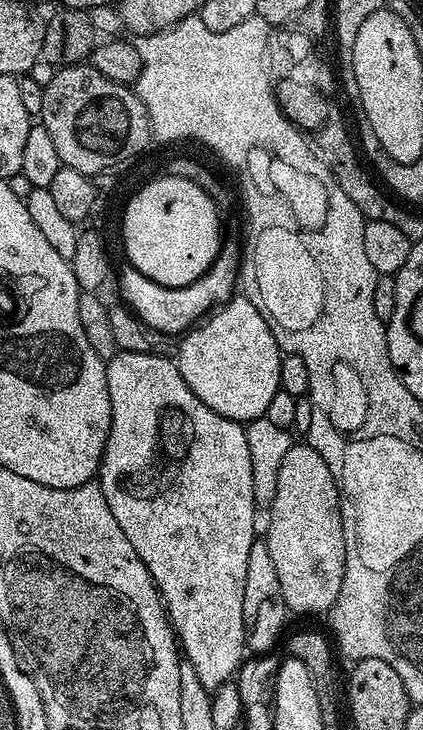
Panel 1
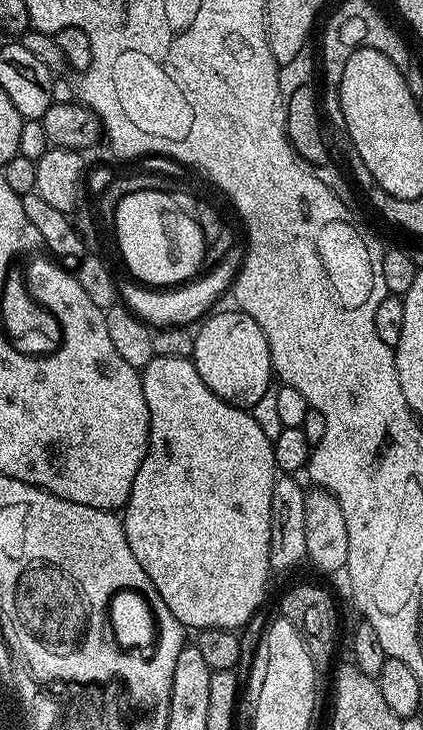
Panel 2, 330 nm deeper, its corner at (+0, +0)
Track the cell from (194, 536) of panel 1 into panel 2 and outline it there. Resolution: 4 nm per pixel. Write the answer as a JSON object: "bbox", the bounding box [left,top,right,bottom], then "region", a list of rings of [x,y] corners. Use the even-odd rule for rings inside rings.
{"bbox":[122,356,277,630],"region":[[[153,356],[152,361],[140,372],[142,394],[146,394],[146,410],[148,411],[148,453],[138,466],[138,474],[134,478],[134,486],[130,490],[128,503],[122,509],[126,542],[130,542],[130,550],[134,550],[134,558],[138,558],[138,566],[146,570],[146,578],[154,582],[154,590],[162,594],[162,602],[170,606],[170,614],[178,623],[188,630],[201,628],[243,629],[256,612],[261,611],[264,591],[268,588],[268,575],[273,571],[270,566],[270,530],[272,529],[272,511],[270,502],[274,494],[274,482],[277,478],[274,450],[270,438],[262,434],[258,422],[254,422],[251,411],[236,408],[227,404],[206,382],[202,382],[202,374],[186,358],[162,358]]]}

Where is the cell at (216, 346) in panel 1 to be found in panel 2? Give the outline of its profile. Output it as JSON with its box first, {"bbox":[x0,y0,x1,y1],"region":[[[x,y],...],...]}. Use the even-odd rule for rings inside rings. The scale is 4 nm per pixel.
{"bbox":[191,311,274,410],"region":[[[213,311],[195,329],[196,341],[191,362],[198,374],[202,374],[202,382],[206,382],[206,386],[210,386],[210,390],[214,390],[218,398],[236,408],[251,410],[258,398],[270,391],[271,384],[268,383],[274,380],[266,334],[262,334],[258,322],[254,322],[254,318],[250,318],[245,312],[220,311]]]}

